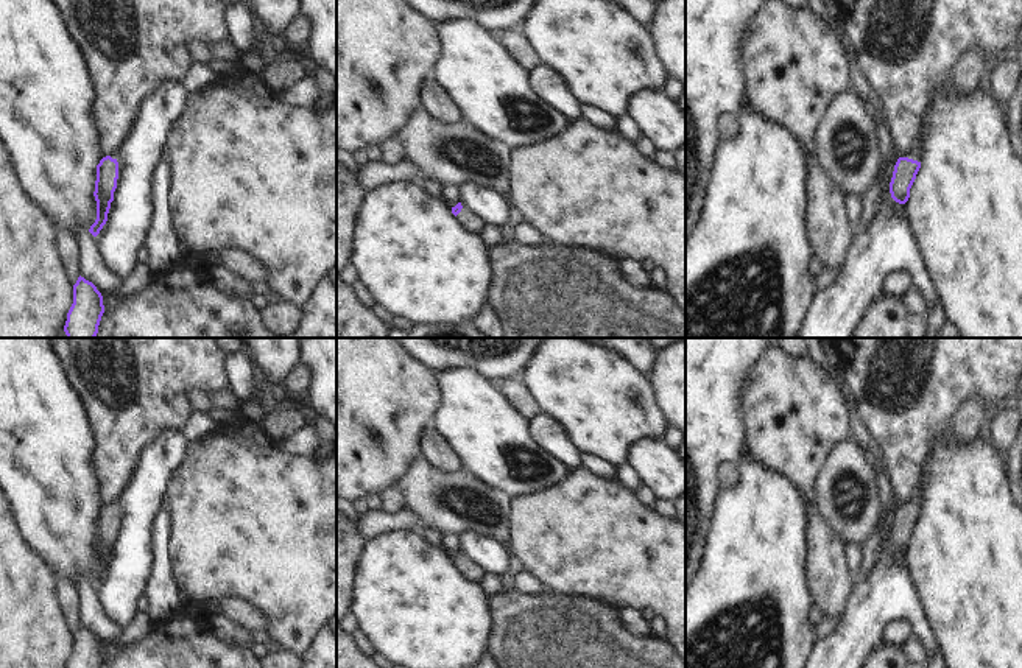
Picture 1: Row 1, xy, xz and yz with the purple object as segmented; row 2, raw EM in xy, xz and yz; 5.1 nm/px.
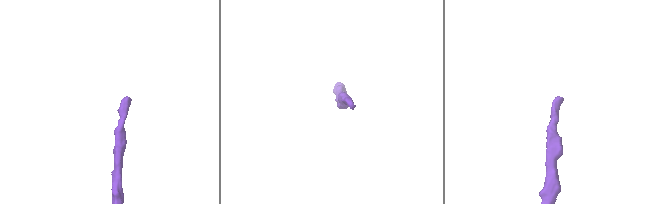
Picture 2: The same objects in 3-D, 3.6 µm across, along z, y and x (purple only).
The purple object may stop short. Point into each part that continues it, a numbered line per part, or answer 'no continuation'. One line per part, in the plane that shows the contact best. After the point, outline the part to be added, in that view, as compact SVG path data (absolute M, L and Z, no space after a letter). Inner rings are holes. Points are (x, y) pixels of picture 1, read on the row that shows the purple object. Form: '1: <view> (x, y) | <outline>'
1: yz (916, 151) | M922 129L922 134L918 137L916 143L902 157L908 157L908 159L921 162L922 154L924 154L925 139L927 139L927 129Z

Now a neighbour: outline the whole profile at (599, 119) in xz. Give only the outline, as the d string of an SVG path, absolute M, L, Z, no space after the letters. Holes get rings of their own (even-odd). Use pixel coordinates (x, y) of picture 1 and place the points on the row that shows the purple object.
M589 104L581 106L581 120L601 131L615 129L615 120L609 114Z

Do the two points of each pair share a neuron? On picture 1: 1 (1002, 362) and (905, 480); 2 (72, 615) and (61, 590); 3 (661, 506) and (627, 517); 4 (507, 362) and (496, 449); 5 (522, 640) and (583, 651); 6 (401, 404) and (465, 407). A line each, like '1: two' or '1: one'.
1: one
2: one
3: two
4: two
5: one
6: two

